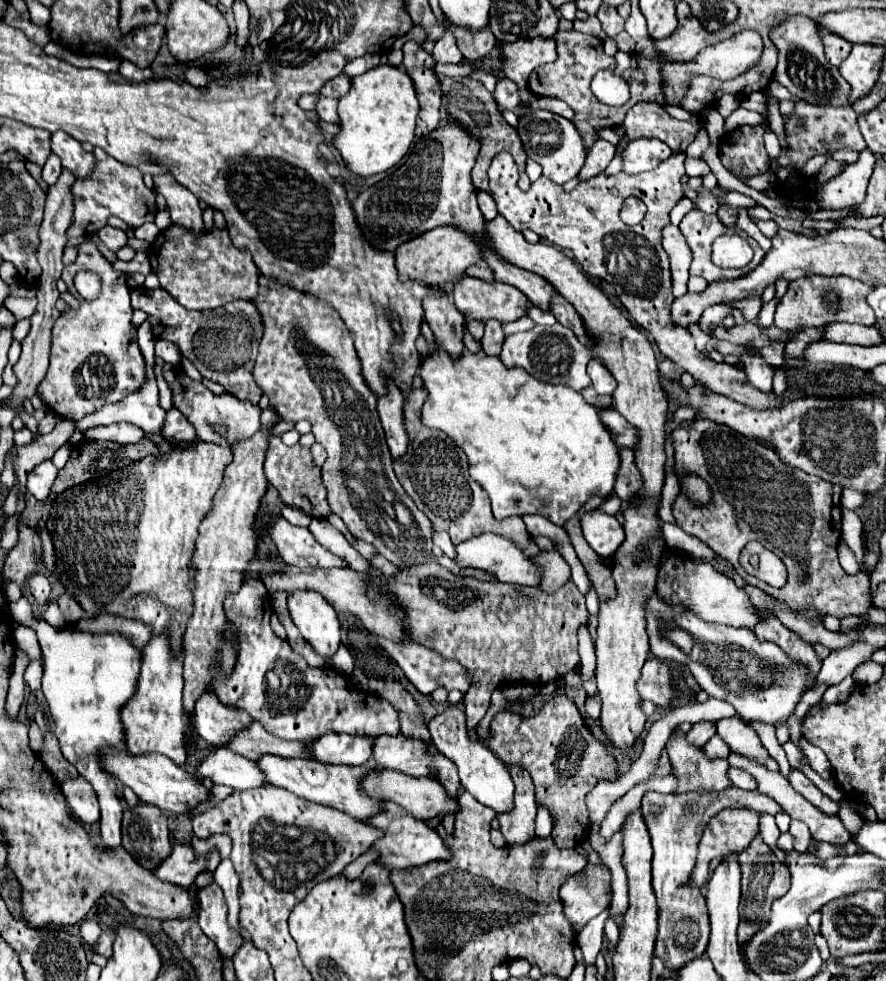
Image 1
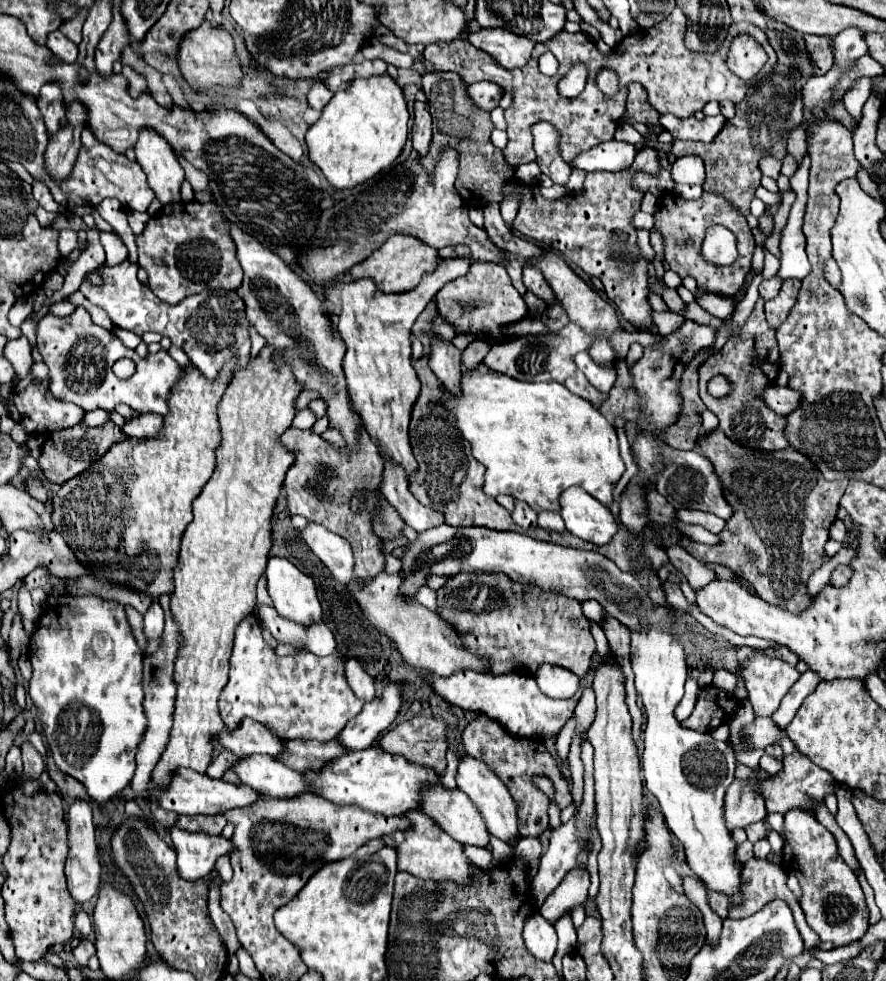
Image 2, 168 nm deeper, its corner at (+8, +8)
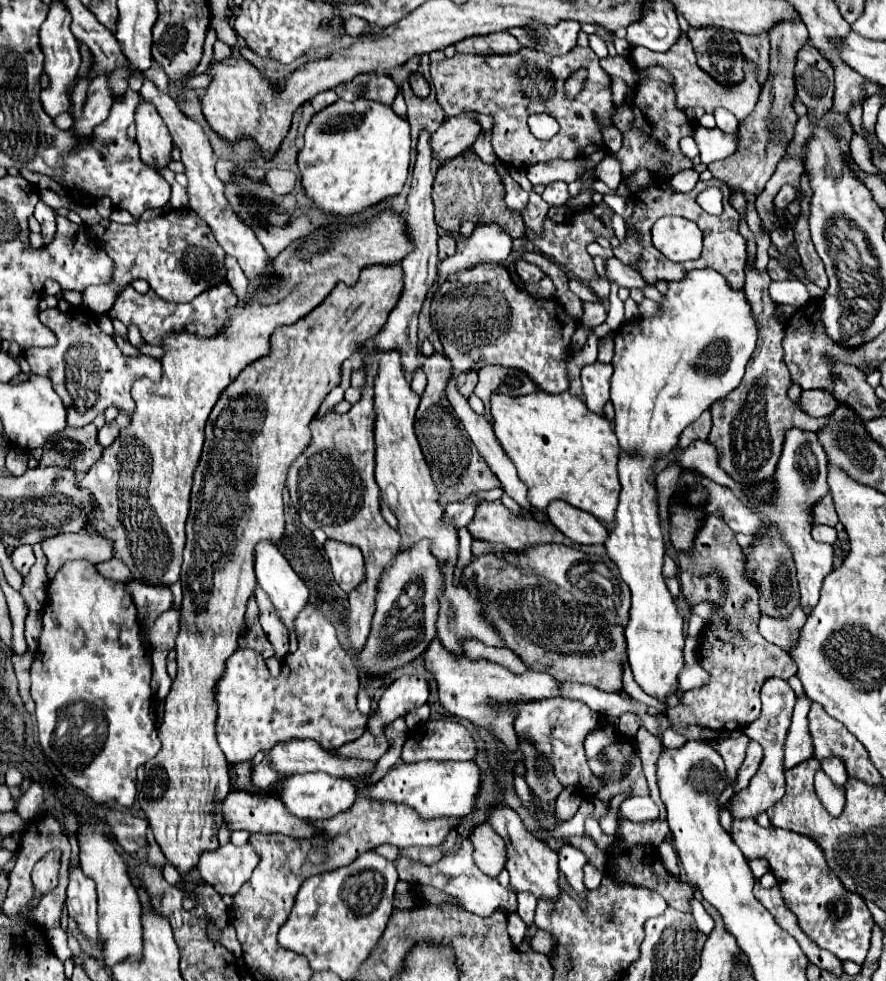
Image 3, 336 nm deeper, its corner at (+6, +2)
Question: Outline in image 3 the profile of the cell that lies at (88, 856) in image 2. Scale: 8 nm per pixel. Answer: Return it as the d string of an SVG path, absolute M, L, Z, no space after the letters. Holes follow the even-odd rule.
M80 863L70 869L66 907L68 913L78 921L80 931L100 945L100 939L96 935L96 883L82 873Z

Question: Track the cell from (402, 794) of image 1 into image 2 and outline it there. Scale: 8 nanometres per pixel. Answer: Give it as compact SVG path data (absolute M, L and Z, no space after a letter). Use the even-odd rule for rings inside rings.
M442 785L424 789L424 803L420 811L430 815L450 837L462 845L488 847L490 833L478 807L460 789L448 791Z

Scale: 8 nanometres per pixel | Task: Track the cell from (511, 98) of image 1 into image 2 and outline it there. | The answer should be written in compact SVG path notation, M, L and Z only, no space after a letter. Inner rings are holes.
M480 81L468 87L468 97L474 107L482 111L492 111L502 97L502 89L490 81Z

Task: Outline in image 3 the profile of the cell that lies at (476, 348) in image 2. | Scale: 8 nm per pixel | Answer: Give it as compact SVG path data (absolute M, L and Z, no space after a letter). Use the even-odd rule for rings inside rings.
M468 369L468 371L462 371L458 375L458 387L460 387L460 393L470 397L470 393L474 391L478 383L478 369Z

